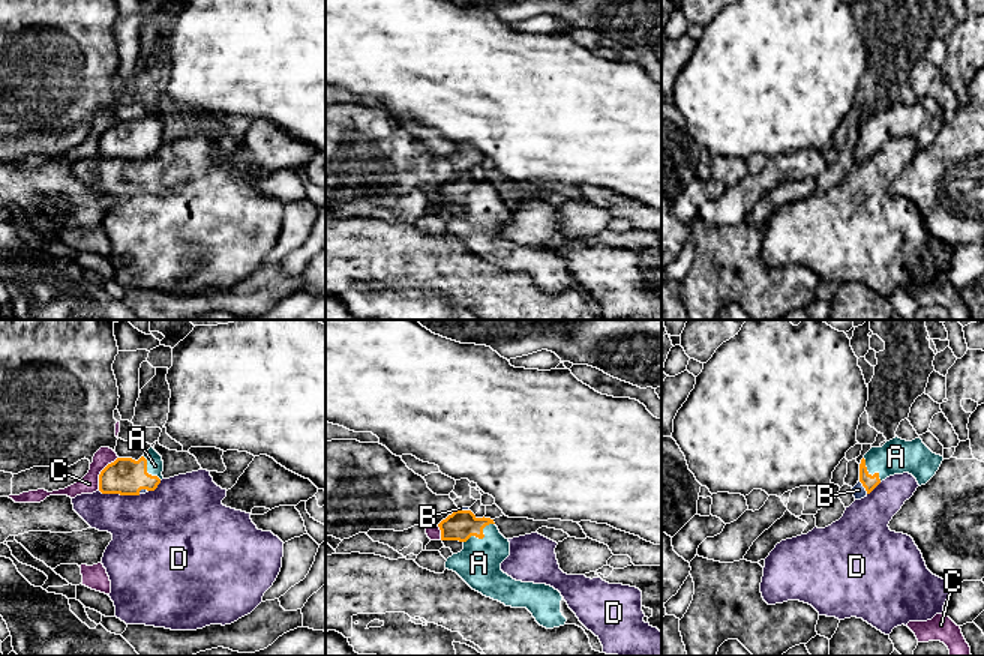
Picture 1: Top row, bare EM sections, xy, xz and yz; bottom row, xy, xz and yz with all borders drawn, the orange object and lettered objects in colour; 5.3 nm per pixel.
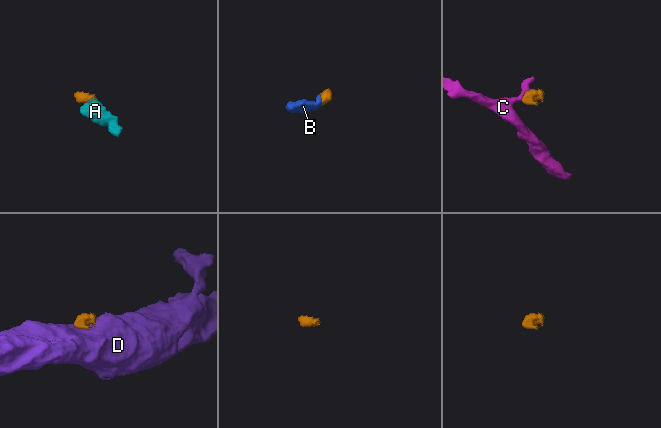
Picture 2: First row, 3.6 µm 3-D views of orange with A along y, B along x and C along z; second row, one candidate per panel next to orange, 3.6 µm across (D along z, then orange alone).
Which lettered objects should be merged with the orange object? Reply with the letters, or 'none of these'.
A, B

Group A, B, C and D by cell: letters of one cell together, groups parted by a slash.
A B / C / D

